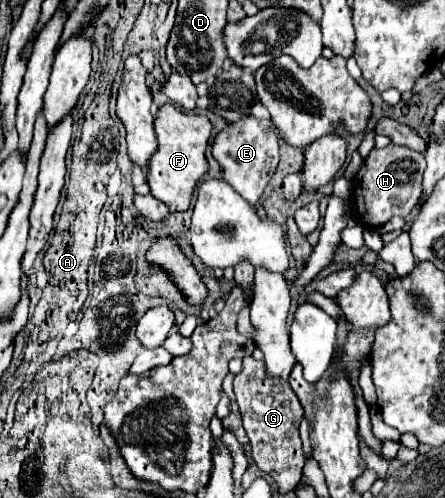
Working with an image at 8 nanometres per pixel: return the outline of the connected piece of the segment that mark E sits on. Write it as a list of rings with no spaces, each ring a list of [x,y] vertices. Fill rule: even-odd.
[[[244,116],[238,122],[232,122],[214,138],[212,156],[220,162],[224,170],[224,180],[254,206],[278,166],[278,138],[274,134],[272,122],[252,116]]]

